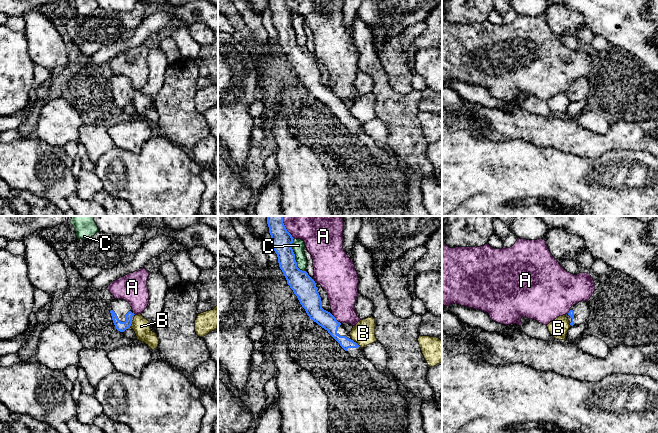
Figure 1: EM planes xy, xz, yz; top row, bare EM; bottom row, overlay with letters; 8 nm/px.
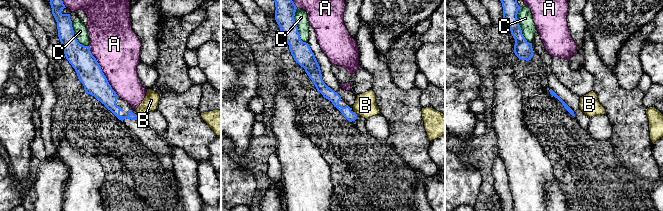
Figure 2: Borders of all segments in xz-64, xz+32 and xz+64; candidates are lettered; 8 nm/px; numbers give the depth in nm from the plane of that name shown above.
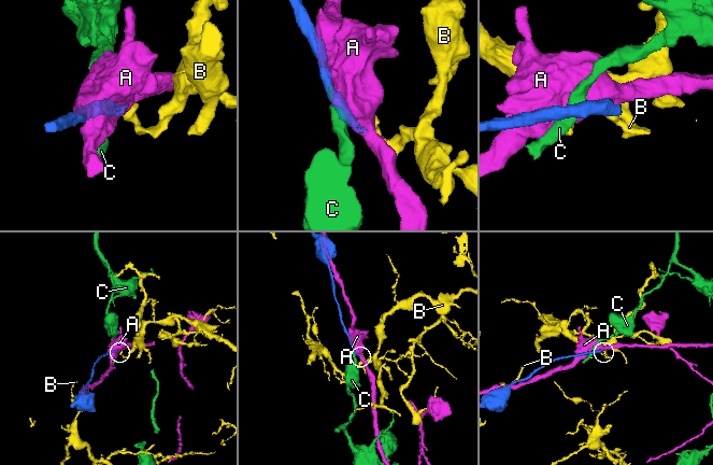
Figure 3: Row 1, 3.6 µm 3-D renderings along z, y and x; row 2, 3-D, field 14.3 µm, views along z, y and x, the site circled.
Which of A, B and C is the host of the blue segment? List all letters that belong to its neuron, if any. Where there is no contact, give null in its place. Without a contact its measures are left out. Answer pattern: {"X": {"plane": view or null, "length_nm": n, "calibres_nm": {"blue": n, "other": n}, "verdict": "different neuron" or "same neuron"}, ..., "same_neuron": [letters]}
{"A": {"plane": "xz", "length_nm": 100, "calibres_nm": {"blue": 160, "other": 260}, "verdict": "different neuron"}, "B": {"plane": "xz", "length_nm": 90, "calibres_nm": {"blue": 120, "other": 190}, "verdict": "different neuron"}, "C": {"plane": "xz", "length_nm": 280, "calibres_nm": {"blue": 180, "other": 100}, "verdict": "different neuron"}, "same_neuron": []}

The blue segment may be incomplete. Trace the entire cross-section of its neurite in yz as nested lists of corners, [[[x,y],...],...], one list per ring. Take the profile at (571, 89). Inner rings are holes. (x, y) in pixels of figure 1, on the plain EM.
[[[586,77],[578,78],[570,84],[566,90],[571,102],[584,100],[591,89],[591,85]]]

